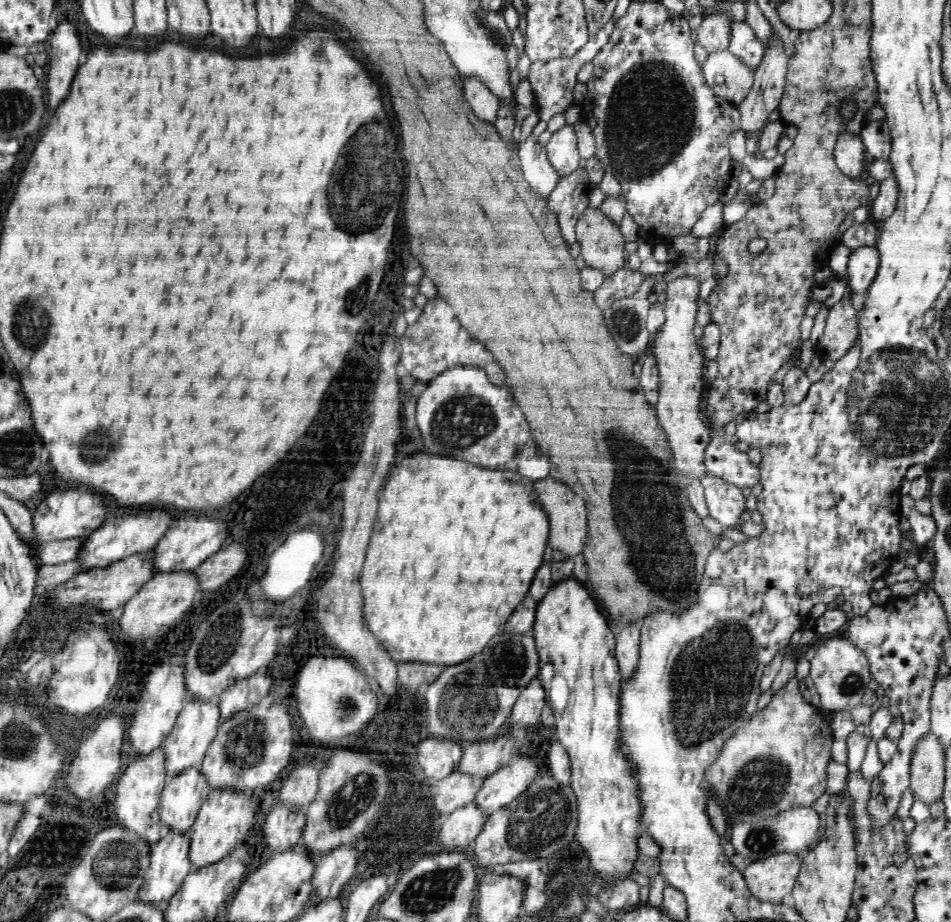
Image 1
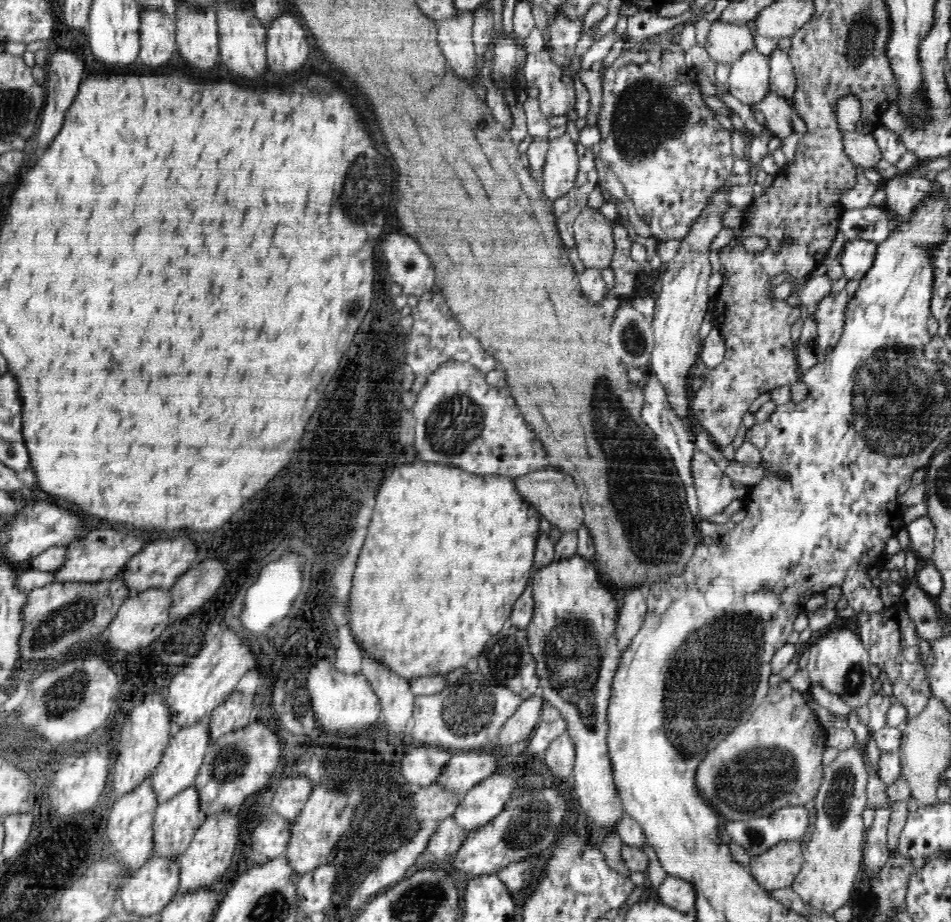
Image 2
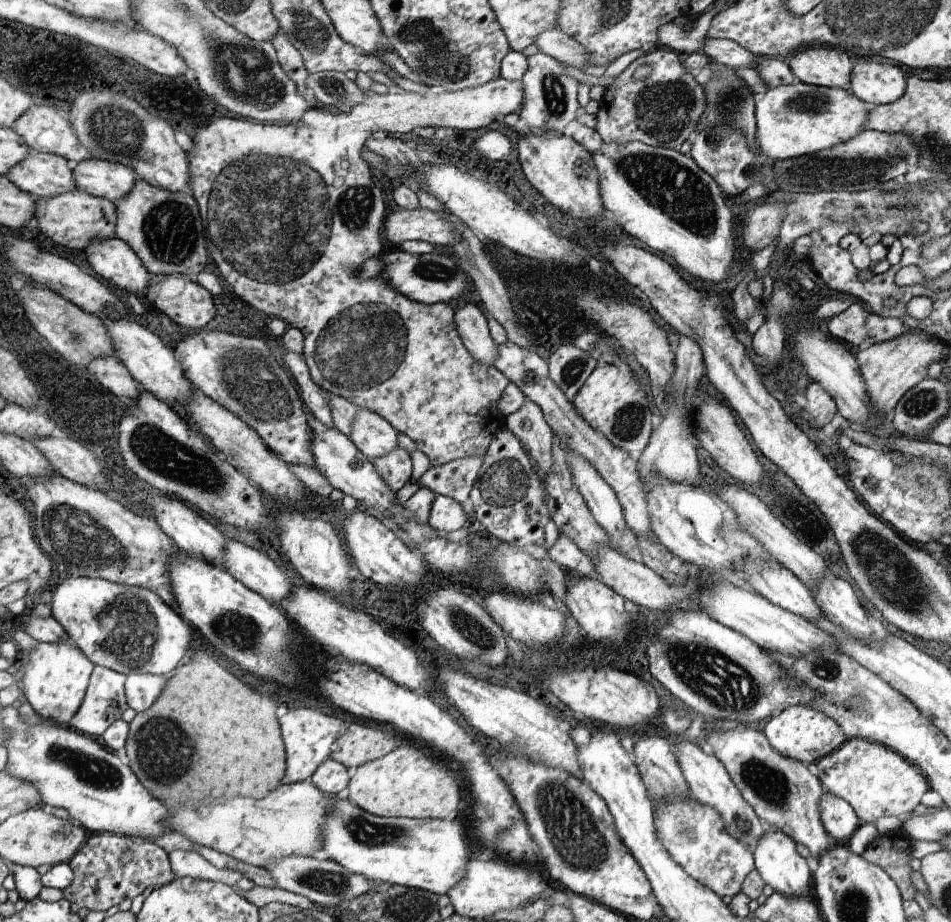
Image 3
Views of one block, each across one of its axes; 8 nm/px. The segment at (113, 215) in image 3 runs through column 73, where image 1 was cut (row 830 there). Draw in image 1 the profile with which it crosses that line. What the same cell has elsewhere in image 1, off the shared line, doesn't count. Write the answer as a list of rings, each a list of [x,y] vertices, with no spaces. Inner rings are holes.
[[[209,790],[206,801],[202,804],[196,822],[192,824],[188,832],[191,841],[189,844],[189,856],[191,868],[210,867],[210,864],[217,864],[234,848],[242,846],[244,838],[248,836],[252,824],[254,824],[254,810],[256,810],[256,802],[252,800],[250,792],[235,792],[230,790],[214,791]]]

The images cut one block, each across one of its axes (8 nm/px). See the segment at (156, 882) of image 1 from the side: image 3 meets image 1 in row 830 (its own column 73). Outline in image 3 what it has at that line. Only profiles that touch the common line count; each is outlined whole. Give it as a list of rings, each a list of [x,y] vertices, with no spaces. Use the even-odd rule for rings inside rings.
[[[90,158],[73,164],[72,169],[76,178],[76,188],[89,192],[91,195],[96,195],[97,197],[110,199],[112,202],[115,198],[124,197],[126,193],[130,193],[134,184],[136,184],[136,180],[138,180],[138,174],[136,174],[135,170],[116,161],[110,162]]]

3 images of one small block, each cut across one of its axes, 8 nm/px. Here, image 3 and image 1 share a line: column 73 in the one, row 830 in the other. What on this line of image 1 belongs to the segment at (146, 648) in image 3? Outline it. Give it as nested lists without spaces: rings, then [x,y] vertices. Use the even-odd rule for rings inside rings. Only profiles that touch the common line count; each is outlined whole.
[[[568,577],[566,580],[553,583],[548,589],[548,592],[541,598],[541,601],[537,604],[535,612],[535,623],[532,628],[532,634],[535,639],[536,650],[539,654],[539,675],[537,676],[546,691],[546,702],[552,709],[555,718],[556,728],[556,740],[562,743],[562,746],[566,748],[571,760],[571,789],[574,791],[577,800],[577,830],[578,842],[580,847],[586,850],[586,855],[590,858],[590,867],[596,870],[596,873],[600,873],[604,880],[614,879],[628,879],[627,874],[633,870],[635,860],[639,854],[639,848],[637,845],[638,837],[642,834],[641,826],[641,802],[639,802],[638,796],[638,779],[634,776],[633,771],[630,771],[630,762],[622,755],[618,747],[618,732],[619,732],[619,694],[621,693],[621,669],[617,663],[617,658],[614,654],[616,646],[616,634],[612,634],[610,630],[611,619],[608,616],[604,616],[596,604],[596,600],[590,596],[590,592],[580,584],[576,582],[574,577]]]

